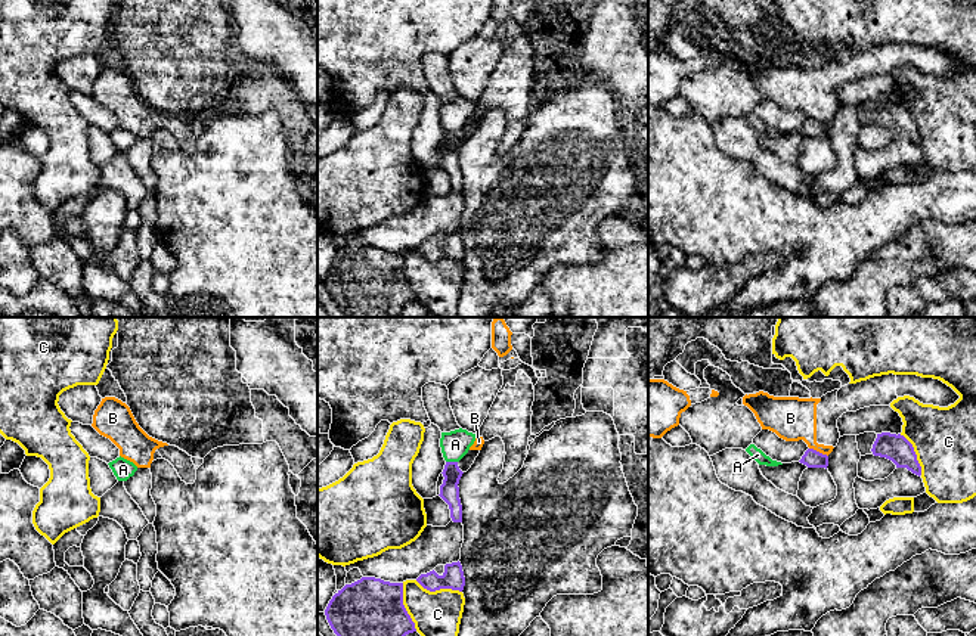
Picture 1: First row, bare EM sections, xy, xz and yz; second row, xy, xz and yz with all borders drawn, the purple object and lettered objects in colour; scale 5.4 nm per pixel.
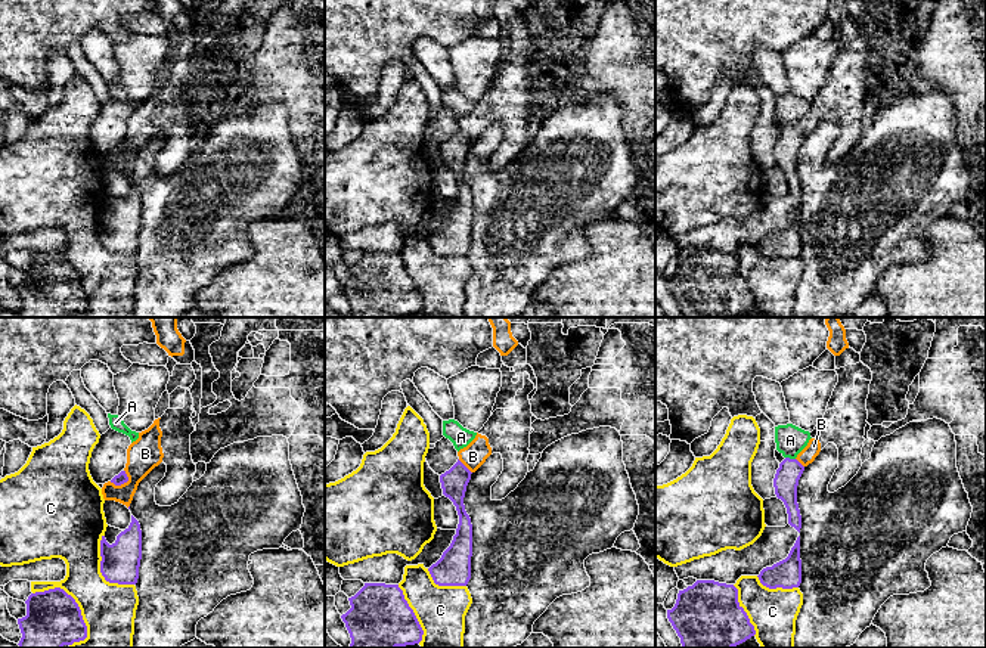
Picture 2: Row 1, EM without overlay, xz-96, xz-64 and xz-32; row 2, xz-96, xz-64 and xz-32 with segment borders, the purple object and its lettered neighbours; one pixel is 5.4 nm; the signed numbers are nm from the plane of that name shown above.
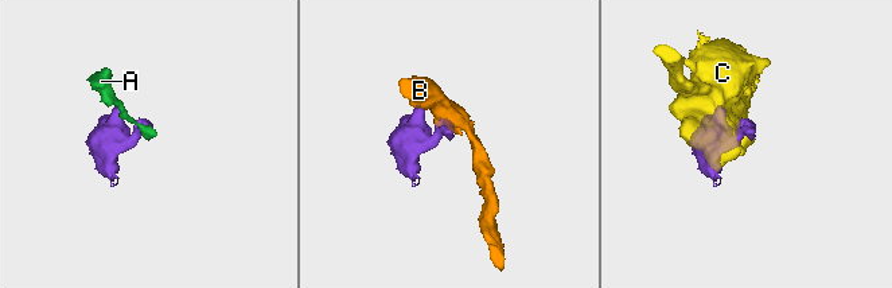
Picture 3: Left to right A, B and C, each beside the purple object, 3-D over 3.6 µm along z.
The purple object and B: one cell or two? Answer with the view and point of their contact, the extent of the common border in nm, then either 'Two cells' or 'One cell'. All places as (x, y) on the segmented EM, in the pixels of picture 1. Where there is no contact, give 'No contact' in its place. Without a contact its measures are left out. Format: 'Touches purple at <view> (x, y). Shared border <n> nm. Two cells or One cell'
Touches purple at yz (818, 452). Shared border 120 nm. Two cells

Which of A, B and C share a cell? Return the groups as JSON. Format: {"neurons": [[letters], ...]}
{"neurons": [["A"], ["B"], ["C"]]}

